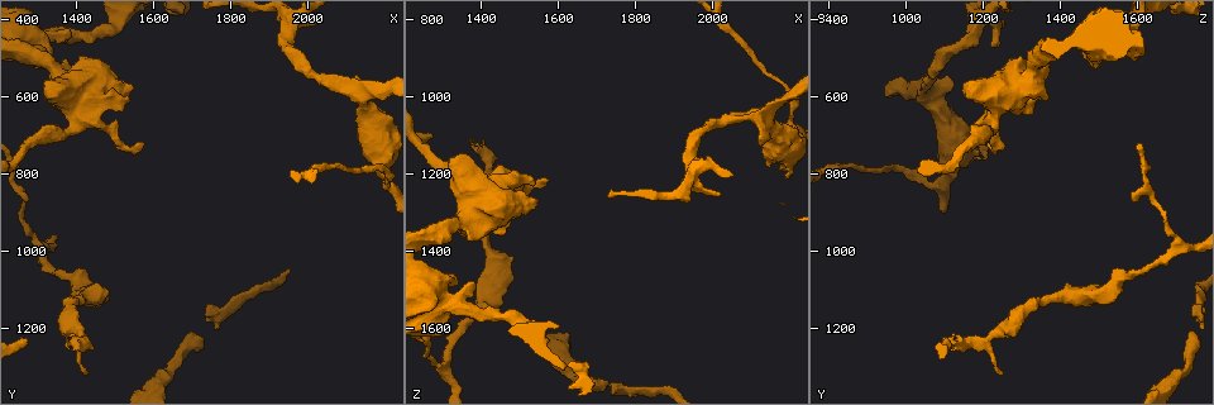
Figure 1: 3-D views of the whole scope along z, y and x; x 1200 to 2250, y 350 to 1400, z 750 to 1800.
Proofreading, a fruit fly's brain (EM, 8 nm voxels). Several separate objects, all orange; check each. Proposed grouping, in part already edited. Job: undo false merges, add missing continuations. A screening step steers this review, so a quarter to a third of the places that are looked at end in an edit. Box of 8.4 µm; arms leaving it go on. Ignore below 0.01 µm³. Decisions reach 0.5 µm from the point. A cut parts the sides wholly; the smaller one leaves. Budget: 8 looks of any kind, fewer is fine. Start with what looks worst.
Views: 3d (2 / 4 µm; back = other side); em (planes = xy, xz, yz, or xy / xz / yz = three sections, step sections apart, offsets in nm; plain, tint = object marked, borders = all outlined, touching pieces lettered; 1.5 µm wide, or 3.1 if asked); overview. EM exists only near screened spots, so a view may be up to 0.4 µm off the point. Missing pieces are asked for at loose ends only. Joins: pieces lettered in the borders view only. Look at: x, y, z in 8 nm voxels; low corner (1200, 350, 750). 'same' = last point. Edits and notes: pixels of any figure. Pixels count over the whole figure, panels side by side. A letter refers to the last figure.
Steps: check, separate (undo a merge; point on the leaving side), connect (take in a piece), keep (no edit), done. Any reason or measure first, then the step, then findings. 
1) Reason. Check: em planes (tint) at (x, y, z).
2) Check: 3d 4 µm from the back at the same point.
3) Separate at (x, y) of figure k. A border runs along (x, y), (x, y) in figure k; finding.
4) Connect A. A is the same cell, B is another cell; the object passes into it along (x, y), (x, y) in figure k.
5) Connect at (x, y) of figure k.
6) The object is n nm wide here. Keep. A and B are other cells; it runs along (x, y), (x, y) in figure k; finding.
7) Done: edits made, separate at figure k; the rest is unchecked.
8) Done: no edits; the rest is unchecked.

Stops while still wide. Check: 3d 4 µm at (1345, 570, 1145).

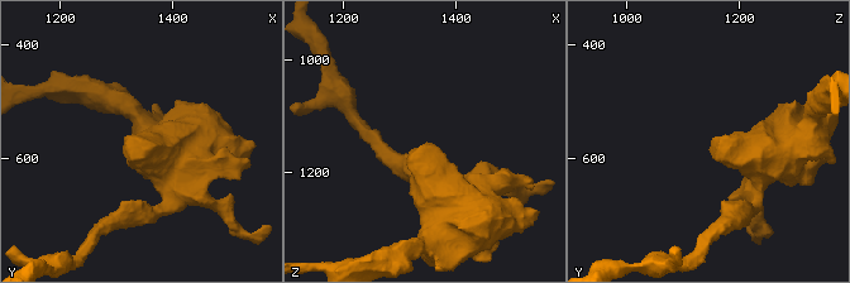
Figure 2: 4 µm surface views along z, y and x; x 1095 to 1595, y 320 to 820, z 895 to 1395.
Shape alone is not enough. Check: em planes (borders) at (1345, 570, 1145).

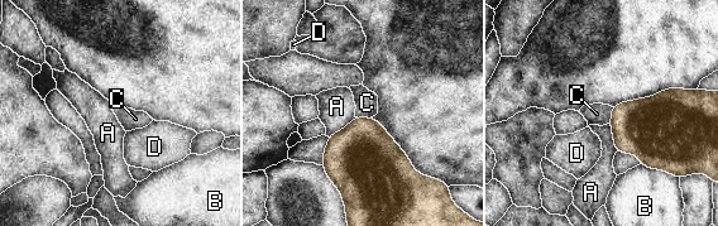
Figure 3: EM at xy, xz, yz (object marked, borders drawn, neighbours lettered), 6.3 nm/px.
Keep. A, B, C and D are other cells; a border runs along (613, 107), (609, 123) in figure 3; no lettered piece goes on from it.

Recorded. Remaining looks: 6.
Stops while still wide. Check: em xy step 4 (tint) at (1550, 580, 1265).

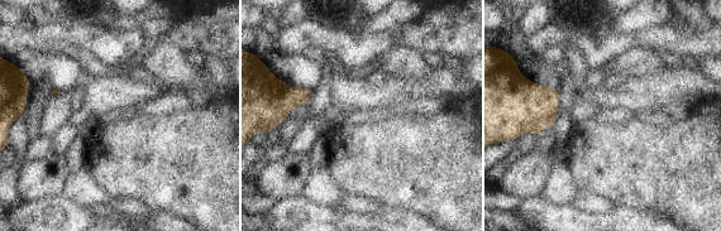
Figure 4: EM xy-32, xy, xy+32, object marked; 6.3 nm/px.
Another direction. Check: em planes (borders) at the same point.

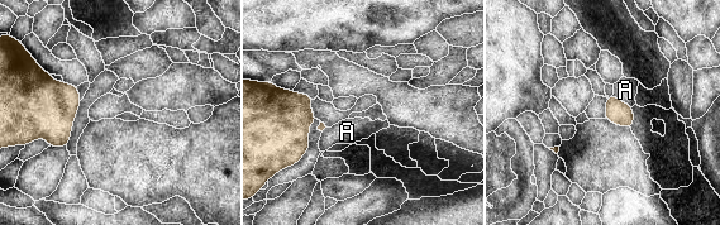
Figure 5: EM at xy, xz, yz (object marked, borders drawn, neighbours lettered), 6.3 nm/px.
Keep. A is another cell; a border runs along (613, 95), (632, 106) in figure 5; none of them fits.

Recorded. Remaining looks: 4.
Check: 3d 2 µm at (1300, 995, 1695).

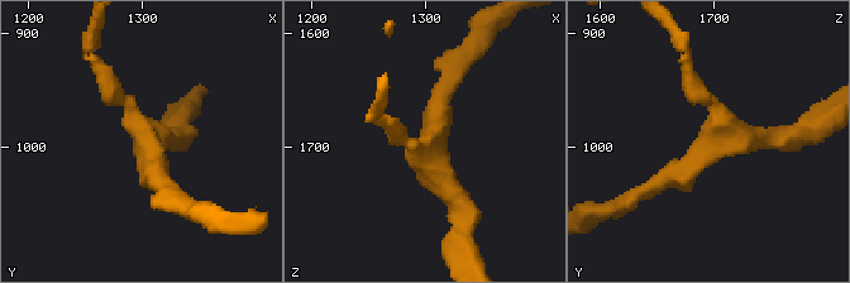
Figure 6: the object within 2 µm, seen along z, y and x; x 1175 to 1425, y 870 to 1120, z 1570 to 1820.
3 arms meet here. Check: em planes (borders) at (1306, 994, 1696).

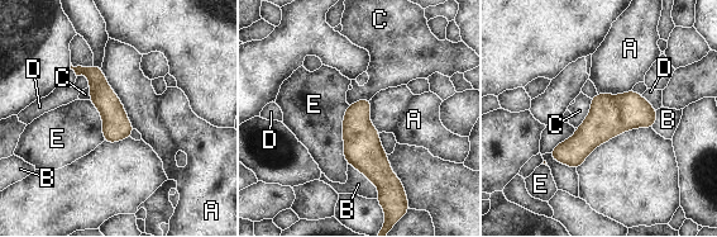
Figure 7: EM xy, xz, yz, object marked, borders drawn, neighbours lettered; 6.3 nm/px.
Keep. A, B, C, D and E are other cells; one neuron here.

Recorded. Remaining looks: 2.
Done: no edits; the rest is unchecked.

